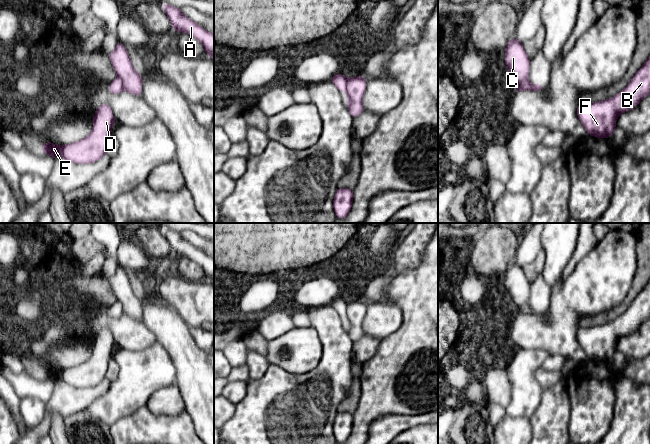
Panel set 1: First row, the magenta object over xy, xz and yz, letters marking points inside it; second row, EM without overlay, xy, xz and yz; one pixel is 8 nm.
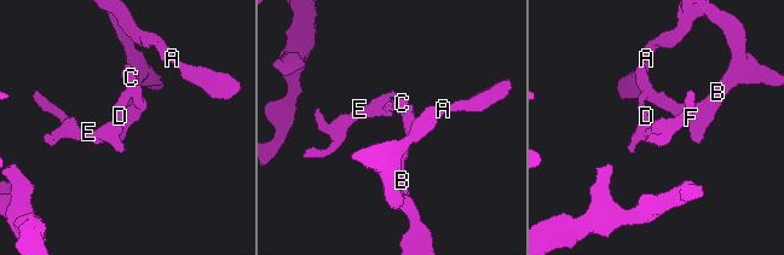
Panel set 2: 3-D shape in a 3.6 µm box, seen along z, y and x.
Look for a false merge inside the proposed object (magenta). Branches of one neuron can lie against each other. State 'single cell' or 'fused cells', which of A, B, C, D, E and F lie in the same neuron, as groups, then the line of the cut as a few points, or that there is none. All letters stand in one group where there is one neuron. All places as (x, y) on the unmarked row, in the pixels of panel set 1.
fused cells; A B C F / D E; cut in xy along (117, 300), (121, 305), (123, 314)

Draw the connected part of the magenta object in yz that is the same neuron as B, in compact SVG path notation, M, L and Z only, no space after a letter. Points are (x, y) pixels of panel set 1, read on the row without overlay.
M650 279L625 313L610 323L579 327L577 340L590 360L609 362L616 352L617 341L636 331L650 318Z

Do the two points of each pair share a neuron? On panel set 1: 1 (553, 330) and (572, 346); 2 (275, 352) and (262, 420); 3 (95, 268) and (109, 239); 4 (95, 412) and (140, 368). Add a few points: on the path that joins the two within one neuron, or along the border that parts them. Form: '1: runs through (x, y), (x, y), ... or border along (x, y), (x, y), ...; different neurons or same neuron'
1: runs through (558, 335), (567, 344); same neuron
2: border along (270, 363), (295, 373); different neurons
3: border along (105, 257), (101, 272); different neurons
4: runs through (107, 403), (130, 380); same neuron

